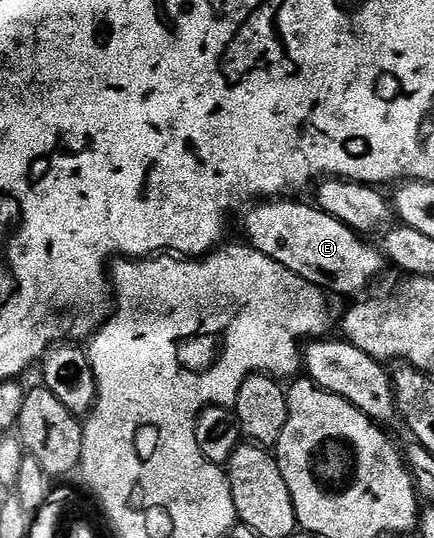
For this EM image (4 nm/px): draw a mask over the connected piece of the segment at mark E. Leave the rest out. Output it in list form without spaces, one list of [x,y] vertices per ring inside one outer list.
[[[314,197],[268,199],[243,217],[242,233],[243,242],[284,261],[292,269],[304,273],[304,277],[334,293],[366,291],[382,275],[383,260],[368,248],[361,247],[347,223]]]

